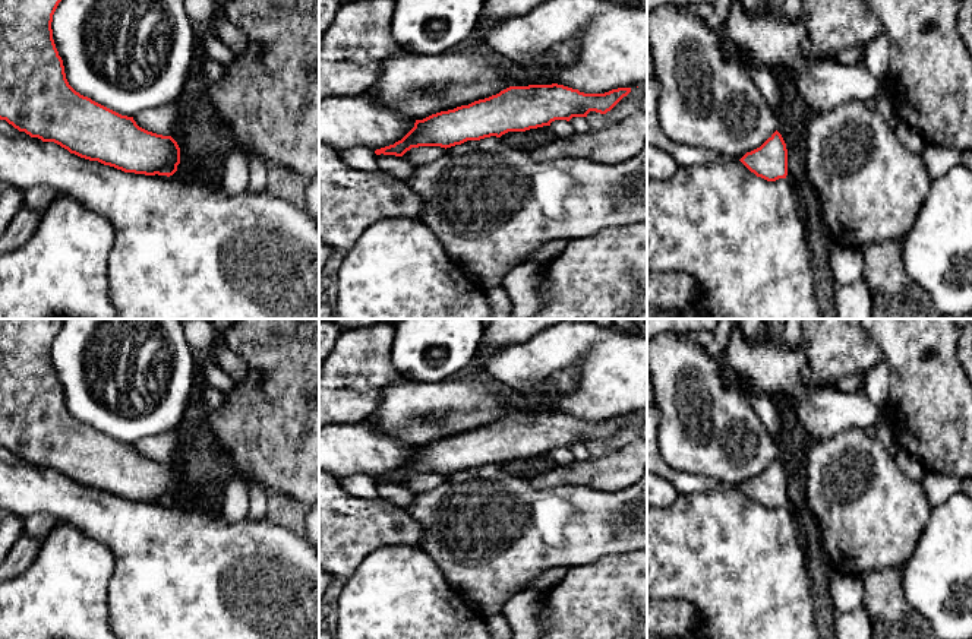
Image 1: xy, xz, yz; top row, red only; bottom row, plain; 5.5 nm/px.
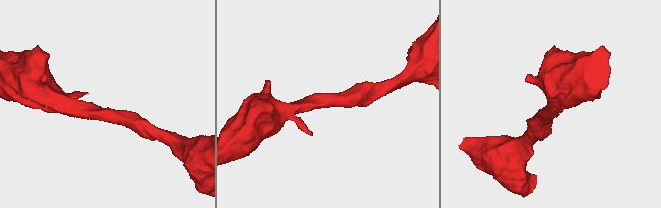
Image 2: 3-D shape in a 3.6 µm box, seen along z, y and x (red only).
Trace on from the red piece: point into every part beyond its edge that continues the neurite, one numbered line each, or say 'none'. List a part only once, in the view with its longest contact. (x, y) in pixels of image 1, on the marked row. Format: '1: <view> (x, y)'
none

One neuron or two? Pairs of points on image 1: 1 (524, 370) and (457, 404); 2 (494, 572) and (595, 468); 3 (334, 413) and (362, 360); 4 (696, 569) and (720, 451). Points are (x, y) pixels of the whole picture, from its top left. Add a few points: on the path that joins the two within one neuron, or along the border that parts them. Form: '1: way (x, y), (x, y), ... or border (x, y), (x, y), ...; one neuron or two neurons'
1: border (485, 372), (508, 389); two neurons
2: border (545, 487), (589, 486), (612, 492); two neurons
3: way (337, 399), (350, 386), (356, 373); one neuron
4: border (719, 483), (738, 487); two neurons

